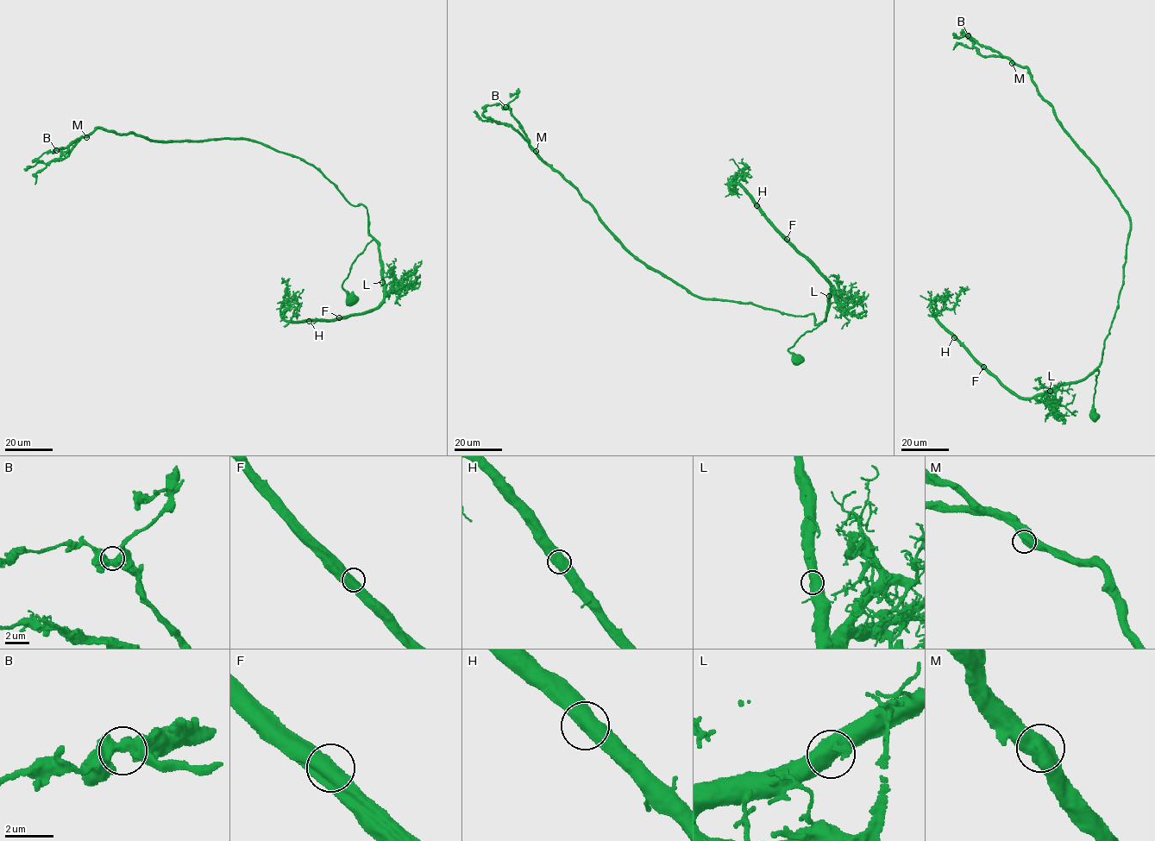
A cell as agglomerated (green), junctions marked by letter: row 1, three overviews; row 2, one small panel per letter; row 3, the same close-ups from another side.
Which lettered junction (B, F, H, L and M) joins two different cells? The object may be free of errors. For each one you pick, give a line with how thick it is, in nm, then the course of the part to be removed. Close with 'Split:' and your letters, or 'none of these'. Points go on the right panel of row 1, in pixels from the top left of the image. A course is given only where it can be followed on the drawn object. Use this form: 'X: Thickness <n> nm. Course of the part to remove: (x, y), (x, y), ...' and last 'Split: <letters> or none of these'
Split: none of these

